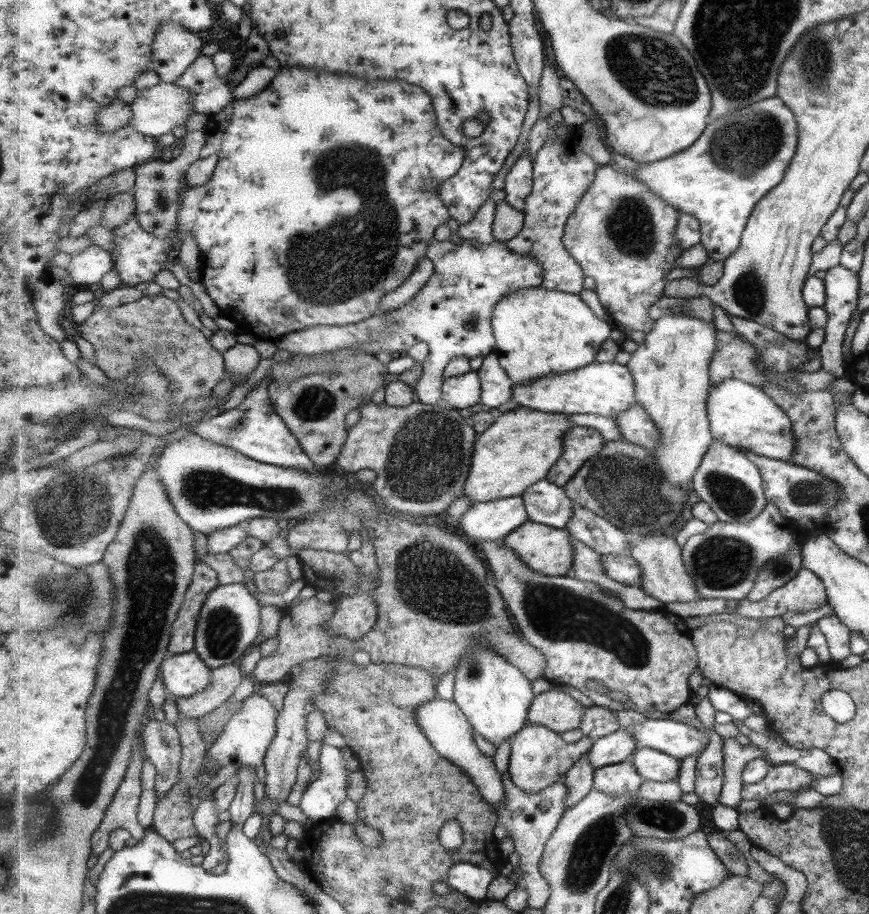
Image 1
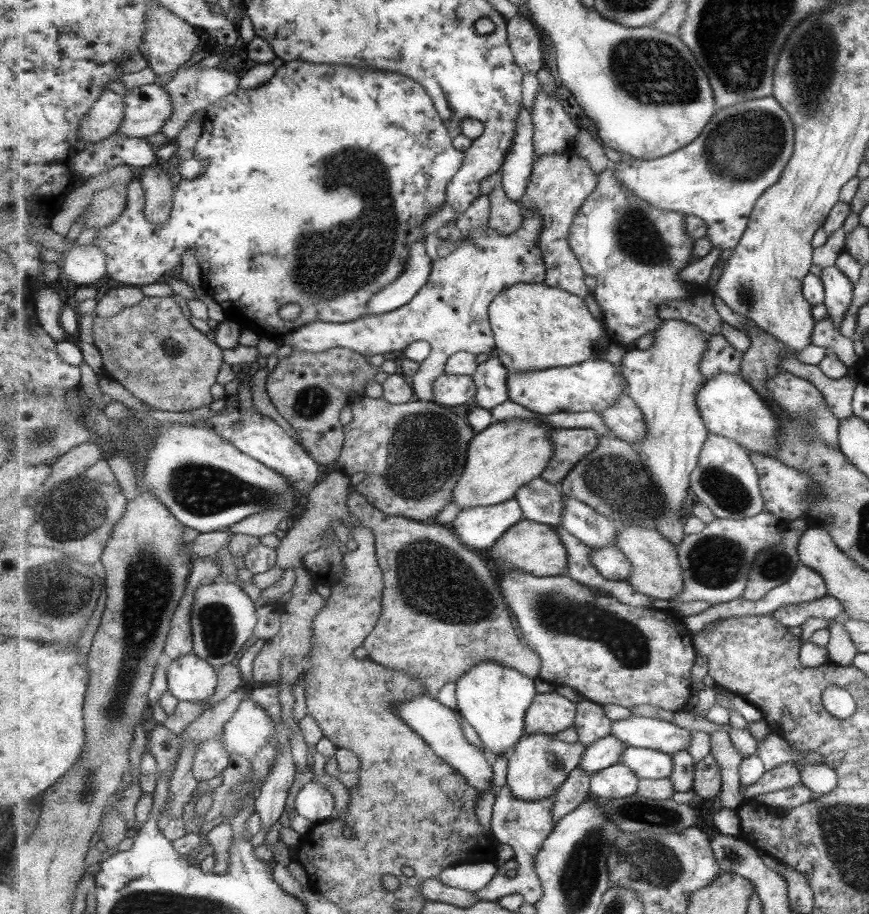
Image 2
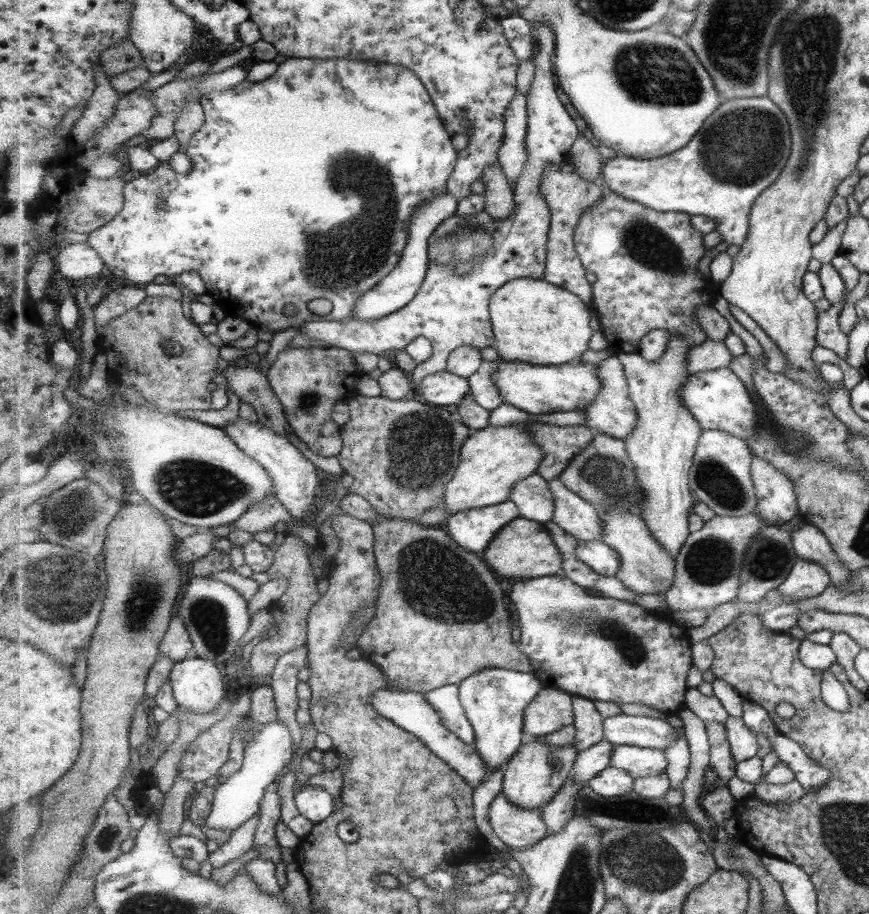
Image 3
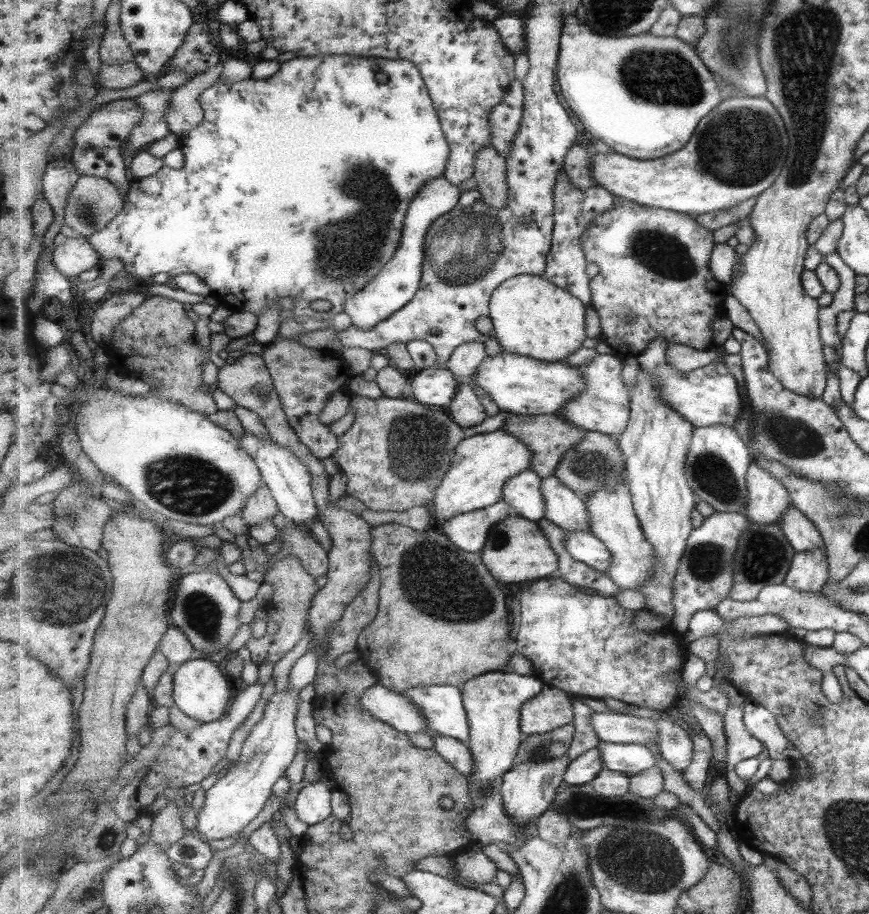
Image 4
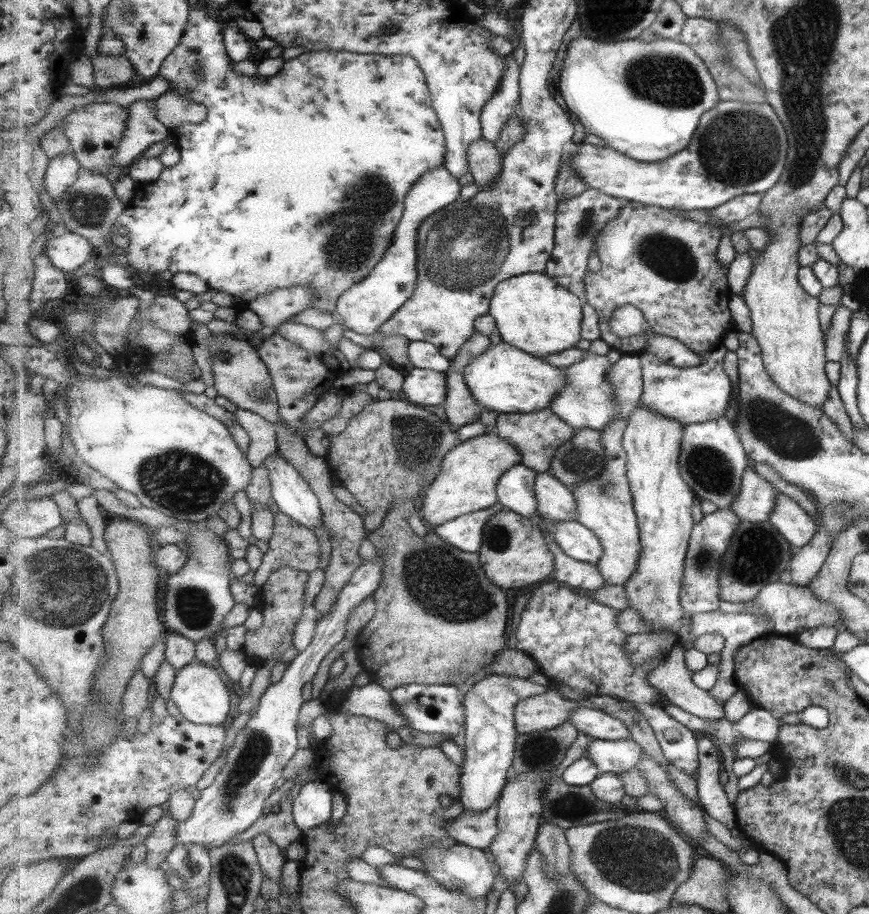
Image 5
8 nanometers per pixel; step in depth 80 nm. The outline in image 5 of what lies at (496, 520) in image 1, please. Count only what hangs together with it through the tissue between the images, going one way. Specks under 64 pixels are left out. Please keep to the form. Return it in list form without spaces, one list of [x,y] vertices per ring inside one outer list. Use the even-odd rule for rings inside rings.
[[[499,501],[494,507],[458,516],[455,520],[436,527],[434,532],[465,552],[479,554],[485,539],[486,524],[504,509],[505,506]]]

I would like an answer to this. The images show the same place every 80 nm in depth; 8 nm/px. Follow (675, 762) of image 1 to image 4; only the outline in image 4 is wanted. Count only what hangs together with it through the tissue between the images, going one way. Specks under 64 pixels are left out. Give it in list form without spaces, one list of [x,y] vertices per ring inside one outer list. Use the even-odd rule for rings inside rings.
[[[601,742],[601,758],[605,770],[619,771],[629,777],[641,775],[658,764],[657,756],[643,744],[613,744]]]

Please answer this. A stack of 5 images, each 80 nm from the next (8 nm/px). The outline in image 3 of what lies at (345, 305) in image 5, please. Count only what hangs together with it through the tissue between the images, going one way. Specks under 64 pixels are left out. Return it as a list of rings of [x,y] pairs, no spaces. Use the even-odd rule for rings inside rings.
[[[450,193],[440,194],[431,202],[422,204],[416,210],[414,219],[410,229],[410,237],[406,246],[403,258],[399,261],[397,269],[389,274],[386,280],[381,281],[379,287],[367,292],[363,299],[359,299],[353,316],[357,320],[365,320],[365,322],[375,322],[381,320],[385,316],[389,316],[402,310],[405,306],[417,297],[419,291],[426,282],[427,272],[429,271],[430,256],[429,256],[429,241],[436,228],[439,228],[448,218],[456,217],[458,200]]]

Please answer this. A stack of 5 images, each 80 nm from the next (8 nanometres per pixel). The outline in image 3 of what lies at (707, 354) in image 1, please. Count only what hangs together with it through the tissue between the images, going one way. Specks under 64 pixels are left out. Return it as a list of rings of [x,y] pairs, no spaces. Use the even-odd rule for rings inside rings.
[[[670,334],[669,348],[663,356],[657,360],[650,361],[641,356],[640,352],[619,352],[617,356],[622,360],[628,383],[630,384],[630,399],[633,400],[637,409],[638,427],[627,438],[628,454],[635,463],[638,470],[638,479],[640,485],[644,488],[644,501],[639,510],[641,516],[646,520],[651,532],[661,543],[661,546],[676,559],[689,535],[692,534],[690,529],[690,514],[693,505],[697,502],[694,491],[690,487],[690,472],[694,466],[696,452],[698,451],[699,441],[702,439],[704,428],[697,422],[697,418],[689,412],[689,408],[681,402],[682,388],[690,381],[692,372],[688,369],[689,351],[691,344],[685,338],[679,338],[677,334]]]

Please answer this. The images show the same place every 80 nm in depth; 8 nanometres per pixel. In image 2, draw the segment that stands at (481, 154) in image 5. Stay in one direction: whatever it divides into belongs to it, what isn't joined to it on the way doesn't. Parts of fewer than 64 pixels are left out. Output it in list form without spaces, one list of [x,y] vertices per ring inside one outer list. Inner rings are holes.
[[[502,183],[488,195],[491,204],[489,226],[499,234],[509,236],[517,232],[524,221],[524,208],[505,192]]]

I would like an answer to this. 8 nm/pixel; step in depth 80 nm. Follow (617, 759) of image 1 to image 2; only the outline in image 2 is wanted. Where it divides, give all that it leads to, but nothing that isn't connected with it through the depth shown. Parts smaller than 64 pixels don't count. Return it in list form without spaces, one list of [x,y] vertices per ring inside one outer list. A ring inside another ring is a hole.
[[[613,734],[591,743],[583,754],[580,765],[587,774],[594,775],[605,768],[614,766],[621,761],[625,753],[626,742]]]

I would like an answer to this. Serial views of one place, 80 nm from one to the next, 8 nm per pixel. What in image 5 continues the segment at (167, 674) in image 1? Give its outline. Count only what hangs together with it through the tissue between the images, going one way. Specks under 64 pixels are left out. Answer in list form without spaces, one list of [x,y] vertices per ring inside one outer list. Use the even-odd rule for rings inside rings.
[[[195,660],[182,668],[176,676],[171,699],[177,703],[186,720],[195,724],[218,725],[231,721],[231,694],[213,665]]]

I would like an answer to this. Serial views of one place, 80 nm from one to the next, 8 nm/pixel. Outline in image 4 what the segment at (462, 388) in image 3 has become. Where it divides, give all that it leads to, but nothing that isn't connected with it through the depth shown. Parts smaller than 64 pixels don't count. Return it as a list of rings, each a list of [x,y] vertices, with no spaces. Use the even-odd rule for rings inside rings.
[[[409,342],[408,350],[417,368],[421,369],[411,379],[410,397],[431,408],[449,407],[457,396],[461,378],[438,366],[439,357],[429,342]]]

